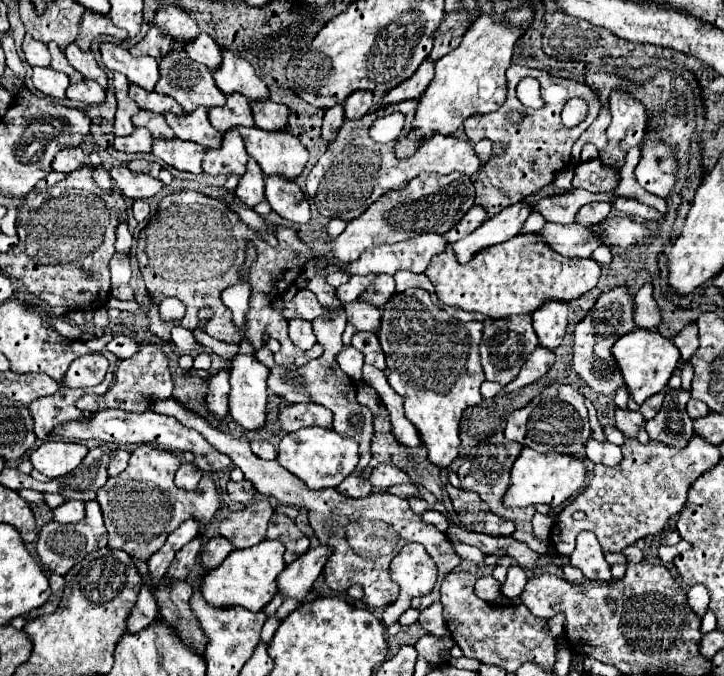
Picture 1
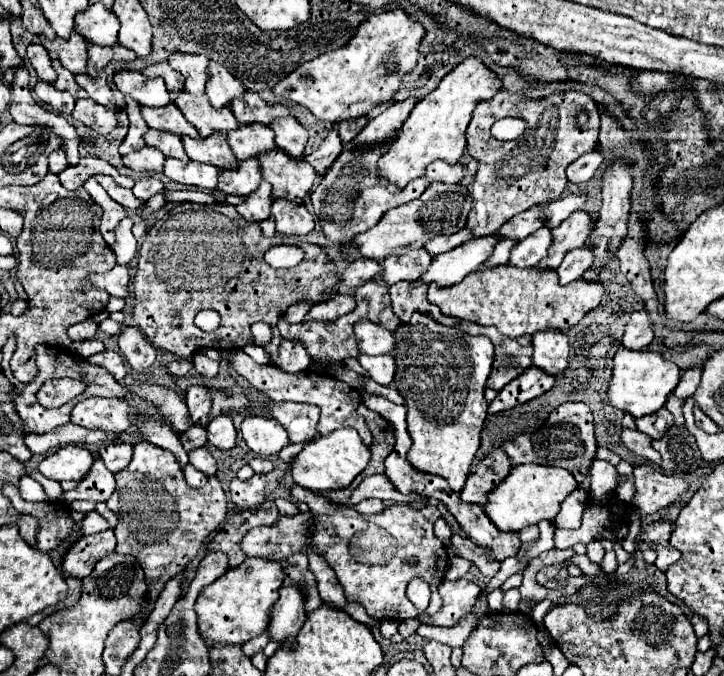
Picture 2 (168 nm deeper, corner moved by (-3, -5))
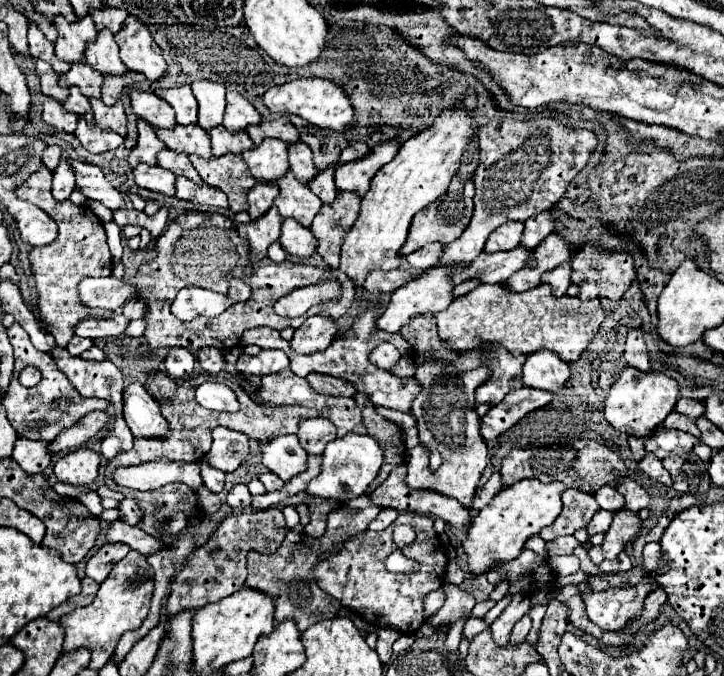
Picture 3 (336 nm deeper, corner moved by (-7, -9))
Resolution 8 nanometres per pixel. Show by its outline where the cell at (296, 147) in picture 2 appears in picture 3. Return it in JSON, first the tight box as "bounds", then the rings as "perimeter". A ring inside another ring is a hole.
{"bounds":[290,141,318,185],"perimeter":[[[302,141],[290,145],[290,171],[304,185],[308,185],[318,175],[318,169],[316,169],[316,165],[312,161],[312,151]]]}

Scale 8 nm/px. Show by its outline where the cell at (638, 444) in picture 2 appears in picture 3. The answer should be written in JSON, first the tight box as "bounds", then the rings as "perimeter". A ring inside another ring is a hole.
{"bounds":[640,453,672,487],"perimeter":[[[648,453],[648,455],[640,461],[640,469],[642,469],[650,479],[654,479],[654,481],[666,485],[666,487],[672,487],[672,479],[670,479],[668,471],[662,467],[662,461],[660,461],[660,459],[652,457],[652,453]]]}

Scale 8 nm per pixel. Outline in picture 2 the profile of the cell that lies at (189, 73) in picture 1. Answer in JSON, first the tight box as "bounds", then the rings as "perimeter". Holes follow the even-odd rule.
{"bounds":[176,89,238,137],"perimeter":[[[186,89],[176,93],[178,109],[184,117],[198,129],[200,137],[208,137],[212,131],[230,131],[238,127],[238,121],[230,109],[212,109],[208,95],[202,93],[200,97],[192,97]]]}

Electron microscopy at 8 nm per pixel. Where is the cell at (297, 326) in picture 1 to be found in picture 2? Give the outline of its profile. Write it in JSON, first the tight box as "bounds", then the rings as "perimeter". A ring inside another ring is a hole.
{"bounds":[278,339,310,373],"perimeter":[[[284,339],[280,343],[280,359],[278,359],[278,367],[286,373],[300,373],[304,369],[308,369],[310,357],[308,353],[304,353],[304,345],[300,345],[300,341],[290,341]]]}

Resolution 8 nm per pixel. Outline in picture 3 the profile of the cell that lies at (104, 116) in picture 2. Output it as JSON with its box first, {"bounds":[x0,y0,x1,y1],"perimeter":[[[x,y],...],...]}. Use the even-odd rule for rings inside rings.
{"bounds":[76,117,124,153],"perimeter":[[[80,117],[80,121],[78,121],[76,137],[78,137],[80,145],[90,153],[106,153],[124,143],[124,139],[120,135],[110,133],[110,131],[100,131],[96,125],[88,125],[84,117]]]}

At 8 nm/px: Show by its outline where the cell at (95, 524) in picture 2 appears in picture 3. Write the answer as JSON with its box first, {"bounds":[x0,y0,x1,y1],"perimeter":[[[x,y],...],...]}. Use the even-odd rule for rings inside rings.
{"bounds":[108,521,164,557],"perimeter":[[[122,521],[112,523],[112,527],[108,531],[108,539],[126,543],[130,549],[142,553],[144,557],[150,557],[152,553],[158,553],[164,547],[162,539],[152,537],[152,535],[144,533],[140,527],[132,527],[132,525],[126,525]]]}

